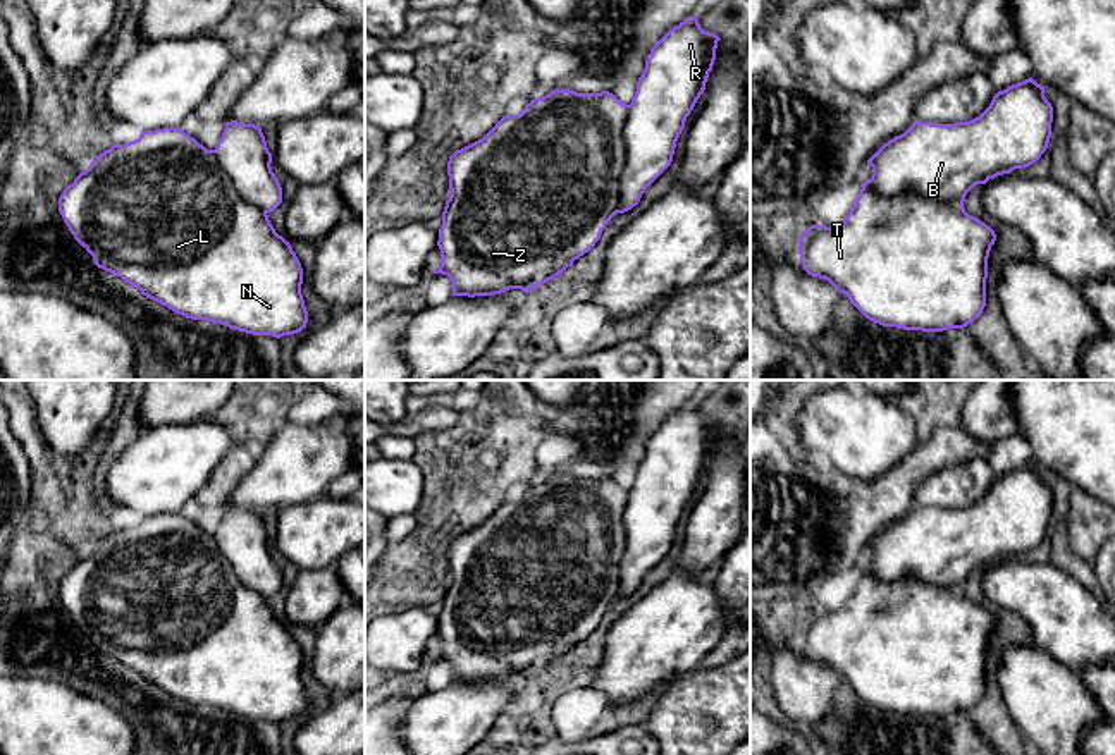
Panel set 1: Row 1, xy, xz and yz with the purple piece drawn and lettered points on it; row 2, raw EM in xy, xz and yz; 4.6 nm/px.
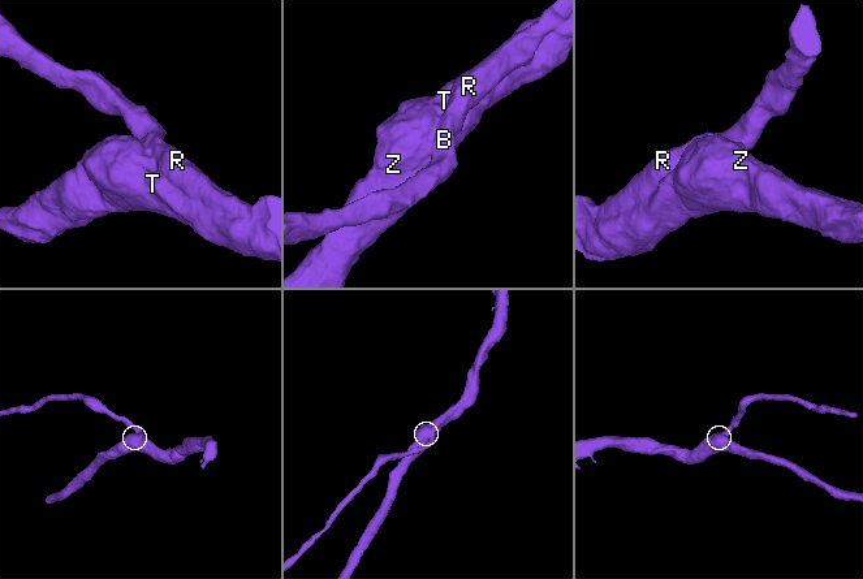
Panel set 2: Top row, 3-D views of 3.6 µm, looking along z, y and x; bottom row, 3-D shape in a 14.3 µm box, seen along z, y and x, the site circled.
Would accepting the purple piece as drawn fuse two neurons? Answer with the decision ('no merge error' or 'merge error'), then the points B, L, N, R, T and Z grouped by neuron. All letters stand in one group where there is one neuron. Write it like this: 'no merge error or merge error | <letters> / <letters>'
no merge error | B L N R T Z

